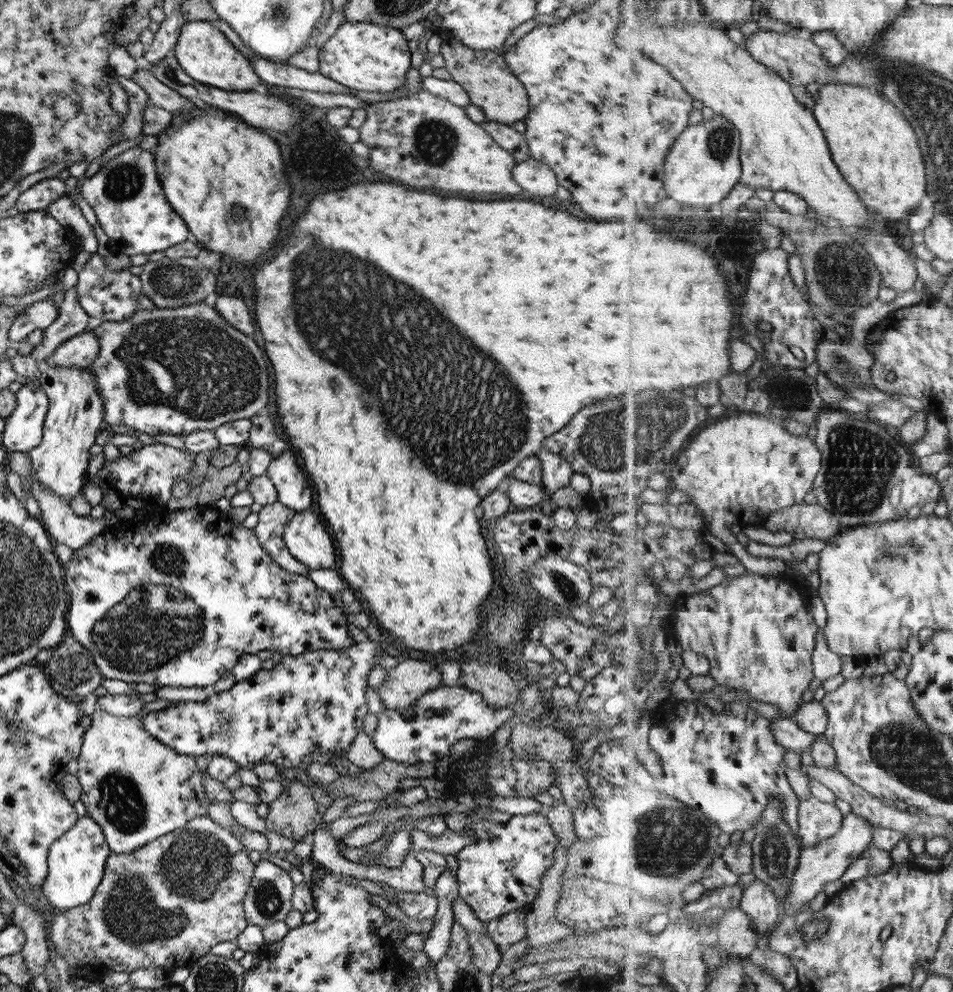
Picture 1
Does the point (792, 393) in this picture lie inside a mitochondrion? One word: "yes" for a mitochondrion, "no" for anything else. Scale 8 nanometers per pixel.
yes

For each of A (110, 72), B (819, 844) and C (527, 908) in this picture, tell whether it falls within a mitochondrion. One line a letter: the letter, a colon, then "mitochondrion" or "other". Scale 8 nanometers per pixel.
A: other
B: other
C: other

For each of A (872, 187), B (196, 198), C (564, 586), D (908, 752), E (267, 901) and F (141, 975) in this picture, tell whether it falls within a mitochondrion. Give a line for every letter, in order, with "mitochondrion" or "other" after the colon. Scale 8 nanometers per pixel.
A: other
B: other
C: mitochondrion
D: mitochondrion
E: mitochondrion
F: other

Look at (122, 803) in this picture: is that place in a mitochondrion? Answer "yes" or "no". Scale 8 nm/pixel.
yes

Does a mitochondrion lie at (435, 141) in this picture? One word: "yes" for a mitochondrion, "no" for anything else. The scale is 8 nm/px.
yes

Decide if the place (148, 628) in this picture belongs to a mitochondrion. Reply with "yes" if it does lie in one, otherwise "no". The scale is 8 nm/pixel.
yes

